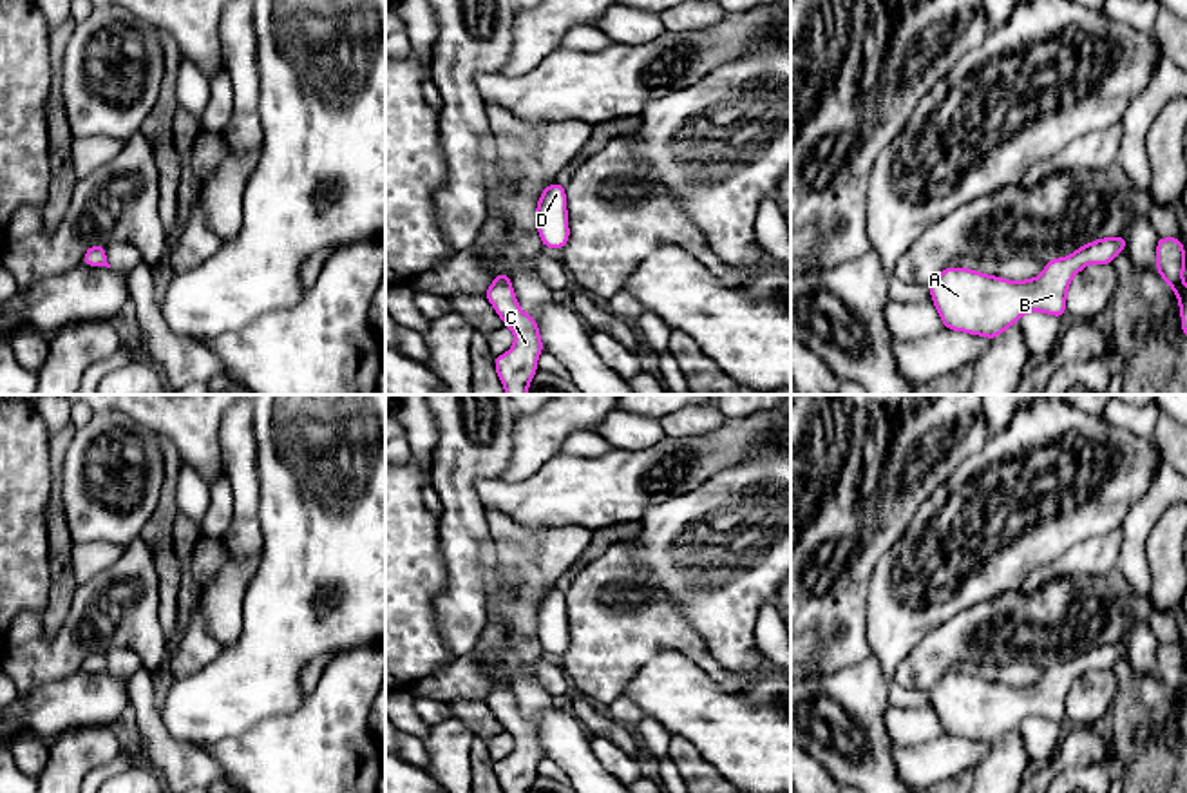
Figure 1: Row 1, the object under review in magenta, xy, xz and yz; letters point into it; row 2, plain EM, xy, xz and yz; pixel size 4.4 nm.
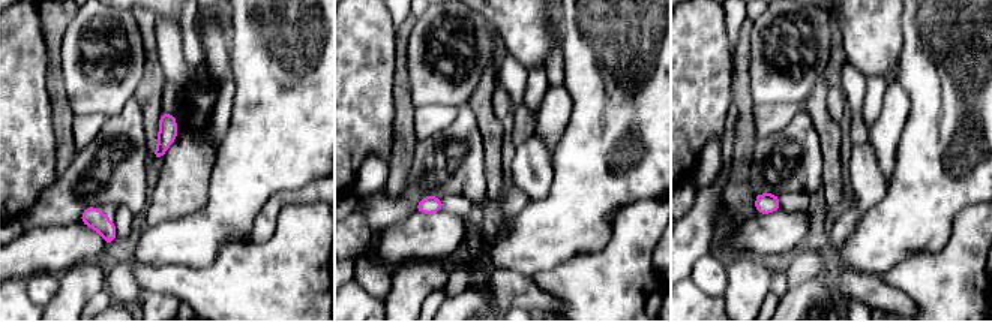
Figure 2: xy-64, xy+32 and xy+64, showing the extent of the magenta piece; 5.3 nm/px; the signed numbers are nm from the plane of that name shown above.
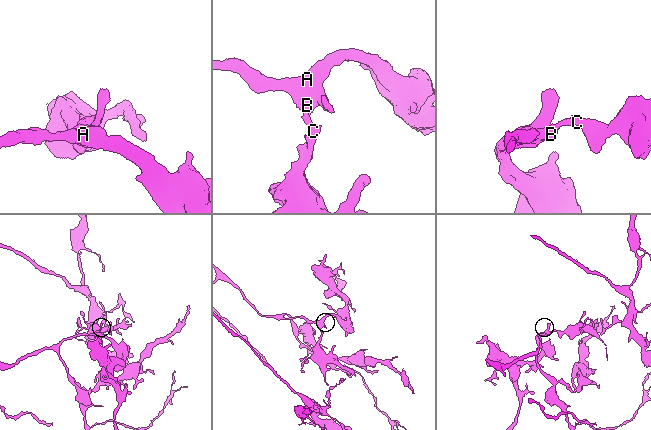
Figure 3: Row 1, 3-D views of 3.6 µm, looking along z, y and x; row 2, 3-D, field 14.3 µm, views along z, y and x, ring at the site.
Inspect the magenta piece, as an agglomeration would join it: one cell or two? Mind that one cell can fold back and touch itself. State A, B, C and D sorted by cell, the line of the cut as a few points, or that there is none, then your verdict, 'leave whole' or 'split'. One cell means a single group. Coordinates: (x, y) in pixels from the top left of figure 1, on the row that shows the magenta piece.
A B C D | no cut | leave whole

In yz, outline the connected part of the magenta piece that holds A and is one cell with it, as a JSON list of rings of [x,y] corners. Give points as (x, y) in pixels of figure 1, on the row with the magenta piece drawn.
[[[1100,237],[1078,246],[1071,255],[1046,263],[1040,275],[1010,281],[970,268],[946,266],[928,284],[945,330],[993,340],[1019,319],[1040,311],[1062,319],[1068,288],[1087,264],[1113,264],[1127,248],[1127,237]]]

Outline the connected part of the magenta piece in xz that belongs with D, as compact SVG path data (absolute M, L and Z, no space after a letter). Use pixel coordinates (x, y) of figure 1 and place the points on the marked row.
M552 181L537 199L536 215L543 246L563 250L570 241L566 188Z

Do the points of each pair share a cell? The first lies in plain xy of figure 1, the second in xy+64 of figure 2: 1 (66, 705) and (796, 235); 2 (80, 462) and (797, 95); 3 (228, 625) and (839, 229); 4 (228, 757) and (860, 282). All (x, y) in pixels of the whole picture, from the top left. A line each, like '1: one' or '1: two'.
1: one
2: one
3: one
4: two

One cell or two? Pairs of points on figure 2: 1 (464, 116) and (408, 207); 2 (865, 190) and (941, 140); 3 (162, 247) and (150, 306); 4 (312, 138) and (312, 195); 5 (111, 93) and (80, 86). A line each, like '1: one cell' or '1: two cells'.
1: one cell
2: two cells
3: two cells
4: two cells
5: one cell

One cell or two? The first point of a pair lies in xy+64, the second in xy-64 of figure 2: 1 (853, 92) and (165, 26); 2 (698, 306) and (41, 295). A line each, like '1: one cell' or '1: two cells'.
1: one cell
2: two cells

